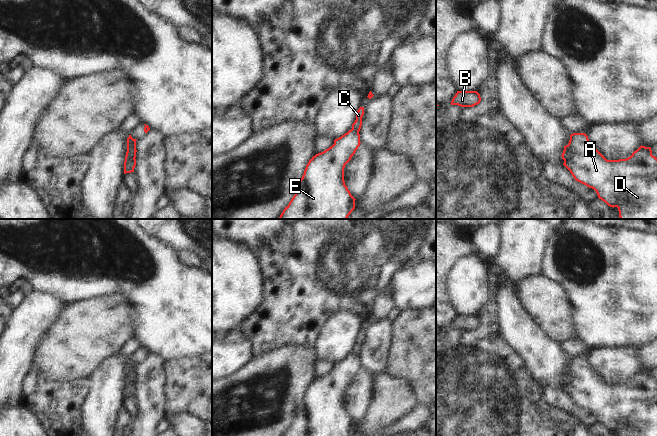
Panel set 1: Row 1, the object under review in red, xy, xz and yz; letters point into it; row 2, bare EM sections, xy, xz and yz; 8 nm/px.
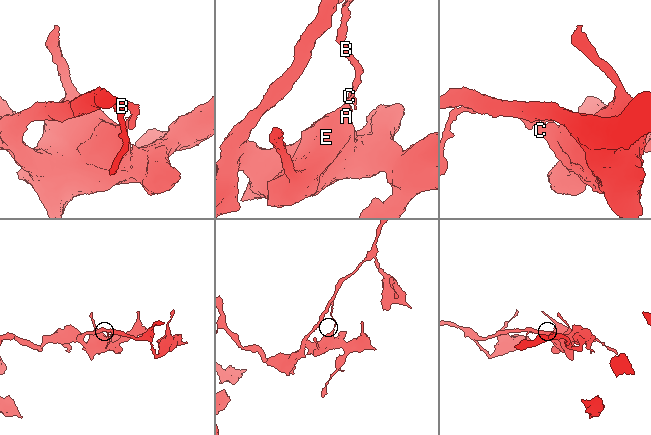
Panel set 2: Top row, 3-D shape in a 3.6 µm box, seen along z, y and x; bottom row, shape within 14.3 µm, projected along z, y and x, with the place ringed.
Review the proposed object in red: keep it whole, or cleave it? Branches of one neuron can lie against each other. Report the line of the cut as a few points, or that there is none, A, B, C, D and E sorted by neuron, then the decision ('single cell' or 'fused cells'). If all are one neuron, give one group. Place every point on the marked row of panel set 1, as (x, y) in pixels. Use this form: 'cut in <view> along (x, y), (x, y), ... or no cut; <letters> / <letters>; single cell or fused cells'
cut in yz along (568, 143), (571, 155), (564, 161); A D E / B C; fused cells

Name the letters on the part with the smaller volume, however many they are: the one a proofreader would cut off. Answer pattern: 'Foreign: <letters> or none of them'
Foreign: B, C.

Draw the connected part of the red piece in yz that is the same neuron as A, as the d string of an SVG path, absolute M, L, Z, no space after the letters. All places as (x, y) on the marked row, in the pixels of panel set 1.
M573 133L570 135L569 146L572 150L572 156L565 160L563 165L570 171L574 179L589 188L596 191L598 198L604 201L610 207L617 207L620 219L657 219L657 158L652 155L651 147L640 146L632 155L626 159L607 160L589 141L585 133Z

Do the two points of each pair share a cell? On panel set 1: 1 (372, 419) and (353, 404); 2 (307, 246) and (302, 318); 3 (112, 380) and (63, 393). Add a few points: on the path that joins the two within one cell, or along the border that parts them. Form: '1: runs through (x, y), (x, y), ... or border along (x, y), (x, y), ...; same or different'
1: border along (372, 390), (368, 409), (364, 416), (356, 423); different
2: runs through (307, 264), (305, 292), (302, 300); same
3: border along (88, 378), (89, 390), (81, 408); different

